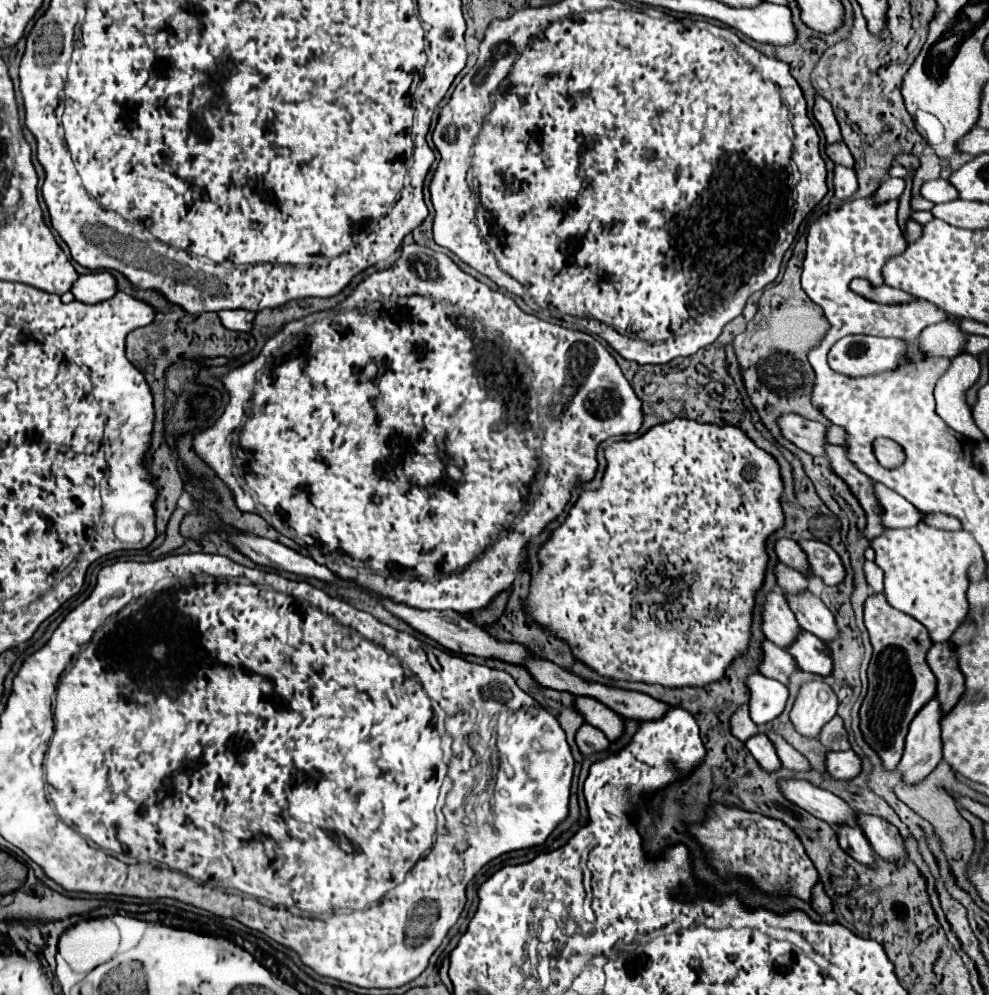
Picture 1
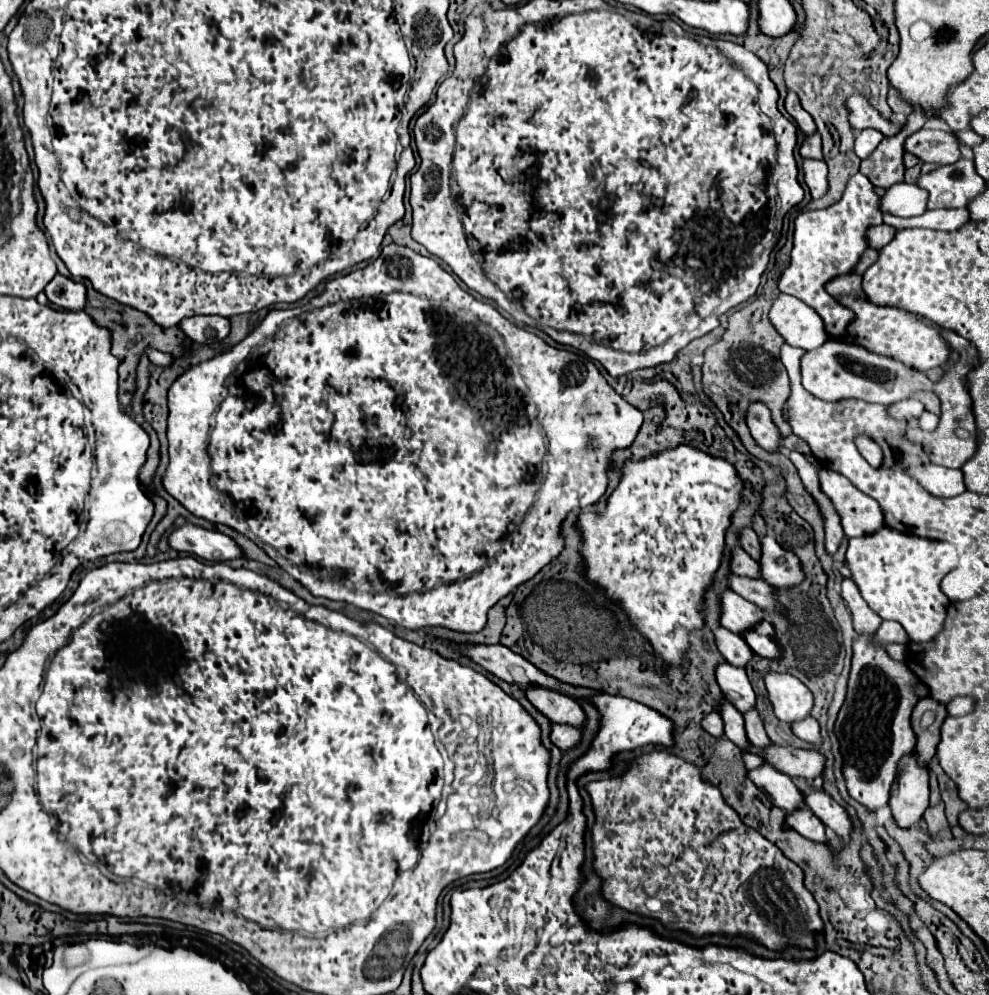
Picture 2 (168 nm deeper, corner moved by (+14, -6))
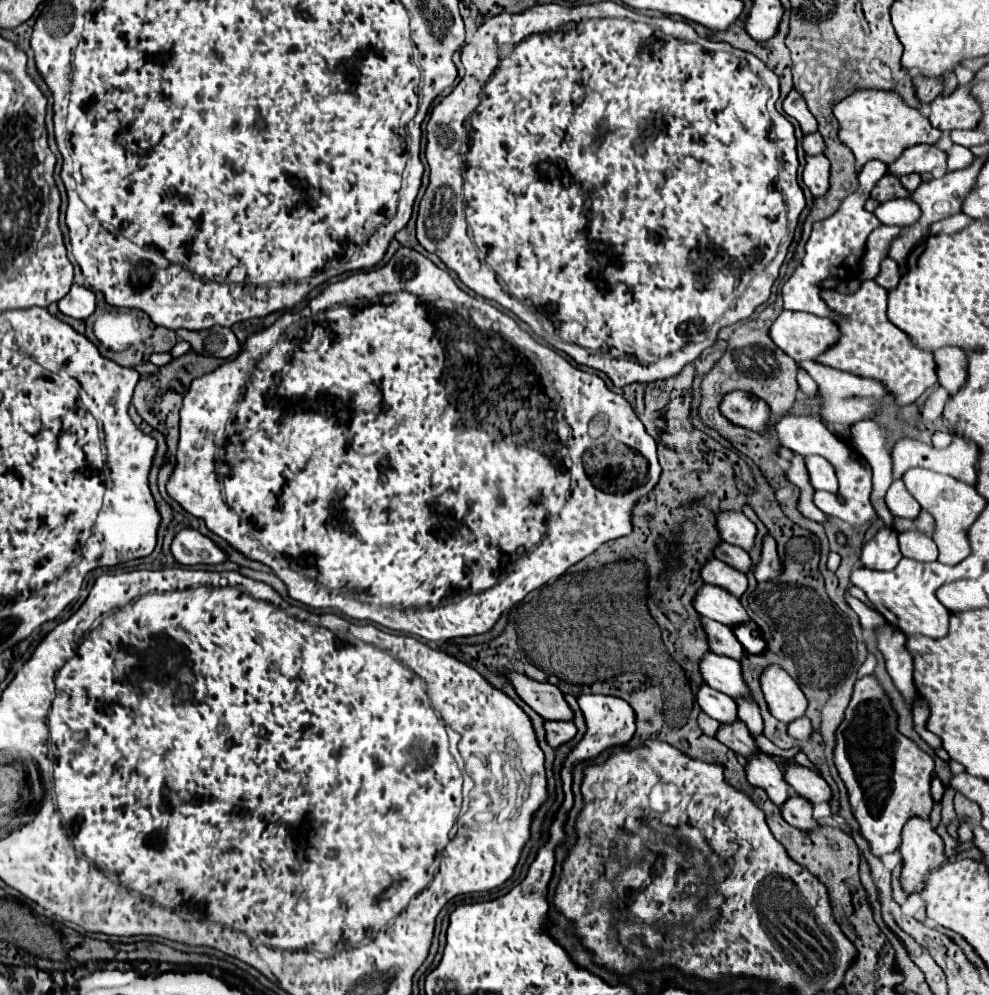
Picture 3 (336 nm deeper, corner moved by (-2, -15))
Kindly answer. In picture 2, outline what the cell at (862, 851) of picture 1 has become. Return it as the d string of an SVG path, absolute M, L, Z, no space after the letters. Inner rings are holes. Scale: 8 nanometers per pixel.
M806 806L802 810L796 810L792 814L786 816L786 822L792 830L796 830L798 834L814 840L814 842L826 842L826 834L824 834L824 824L812 814L812 810L808 810Z

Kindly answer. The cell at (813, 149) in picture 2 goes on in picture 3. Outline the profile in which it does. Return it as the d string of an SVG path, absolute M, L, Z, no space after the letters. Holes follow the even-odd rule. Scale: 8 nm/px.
M812 133L812 135L804 135L802 147L806 155L822 155L826 151L826 141L820 133Z

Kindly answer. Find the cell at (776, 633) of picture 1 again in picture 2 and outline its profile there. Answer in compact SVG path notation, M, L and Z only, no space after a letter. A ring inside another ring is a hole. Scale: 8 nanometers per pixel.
M722 590L718 598L720 598L720 626L724 626L730 632L742 634L744 630L748 630L750 626L764 618L764 614L754 604L750 604L732 590Z

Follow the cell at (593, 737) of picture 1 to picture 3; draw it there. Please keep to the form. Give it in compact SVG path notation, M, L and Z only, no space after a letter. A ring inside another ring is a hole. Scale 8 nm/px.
M546 721L546 739L548 743L556 749L576 737L576 725L574 723L564 723L564 721Z

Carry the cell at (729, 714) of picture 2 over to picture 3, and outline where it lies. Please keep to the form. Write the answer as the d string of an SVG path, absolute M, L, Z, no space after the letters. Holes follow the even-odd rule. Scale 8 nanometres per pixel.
M704 685L698 691L698 703L704 713L708 713L712 719L720 721L722 725L730 725L740 721L738 719L738 705L734 699L728 699L728 695L720 691L712 691L712 687Z

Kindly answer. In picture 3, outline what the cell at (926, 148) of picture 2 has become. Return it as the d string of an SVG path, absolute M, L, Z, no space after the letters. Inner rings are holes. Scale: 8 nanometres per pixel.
M916 145L908 147L892 165L888 165L888 171L894 175L908 175L908 173L928 173L940 165L944 165L948 159L946 151L942 151L938 145Z

